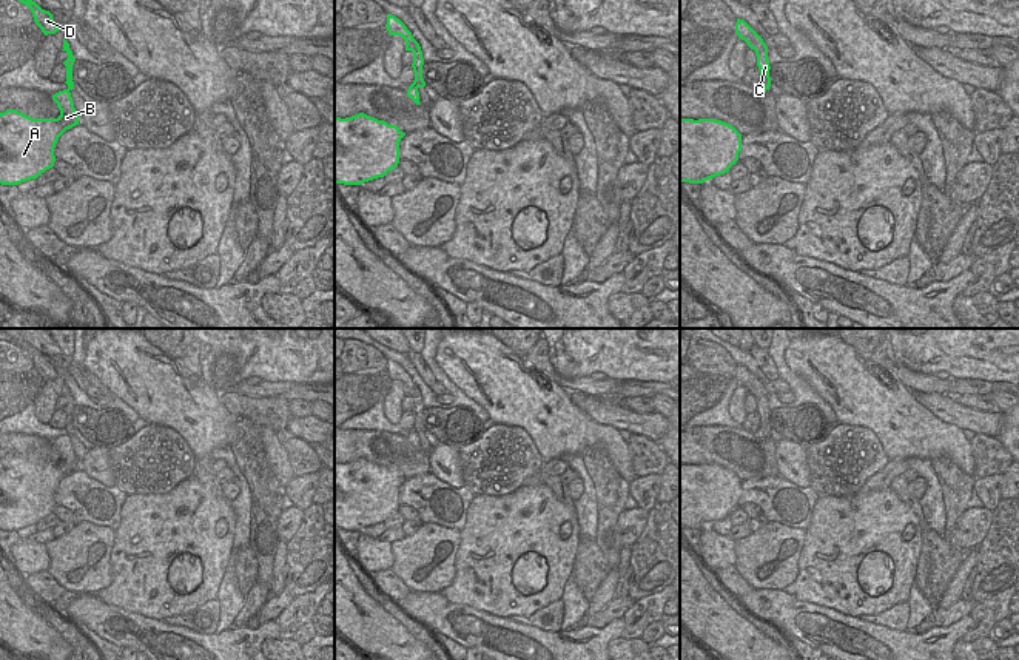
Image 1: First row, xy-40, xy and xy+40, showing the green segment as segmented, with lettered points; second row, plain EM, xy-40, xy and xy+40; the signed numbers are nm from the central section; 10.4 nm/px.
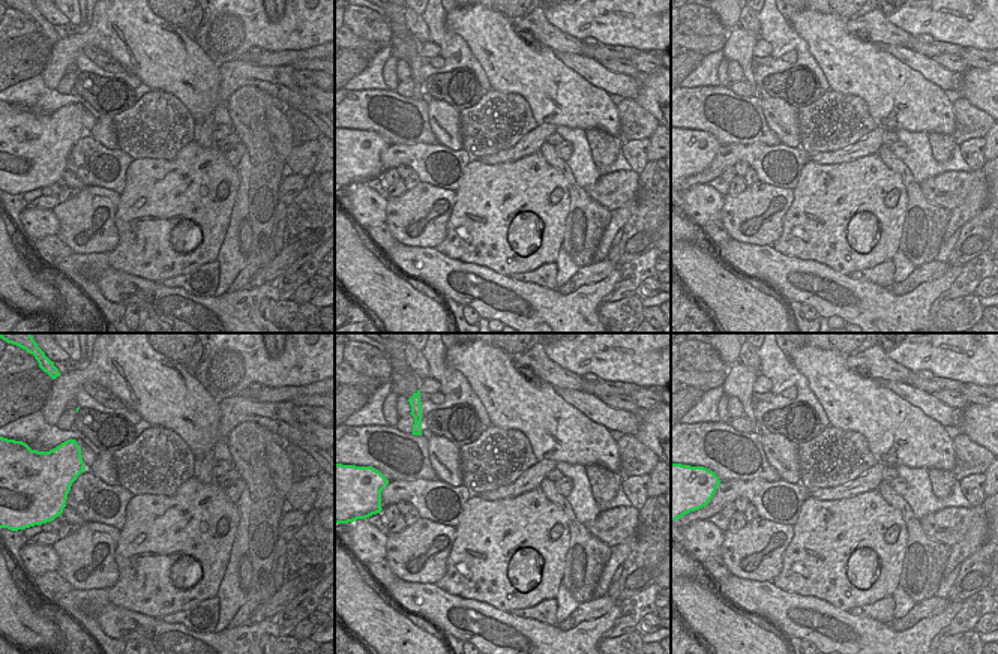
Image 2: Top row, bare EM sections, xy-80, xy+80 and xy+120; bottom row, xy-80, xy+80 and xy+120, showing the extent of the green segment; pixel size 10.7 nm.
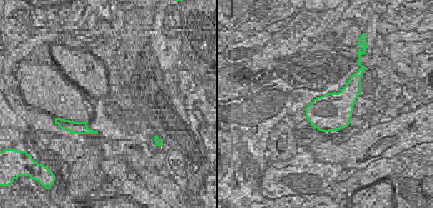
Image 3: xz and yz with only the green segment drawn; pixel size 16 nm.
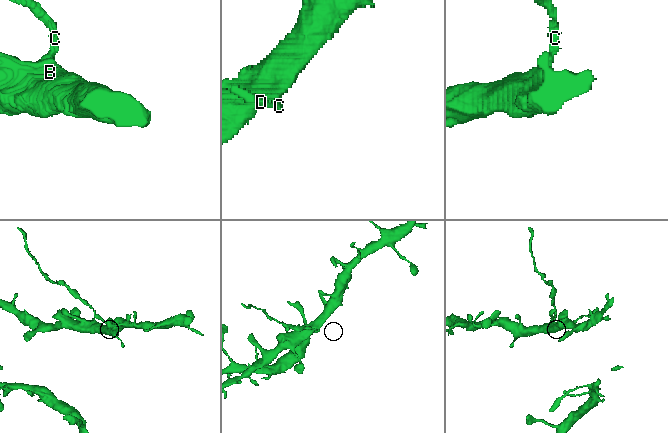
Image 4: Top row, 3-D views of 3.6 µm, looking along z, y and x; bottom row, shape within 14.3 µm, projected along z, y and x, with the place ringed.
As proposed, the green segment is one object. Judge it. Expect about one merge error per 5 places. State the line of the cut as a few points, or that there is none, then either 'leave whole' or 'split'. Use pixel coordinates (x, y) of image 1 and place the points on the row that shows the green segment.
cut in xy along (413, 80), (417, 88); split

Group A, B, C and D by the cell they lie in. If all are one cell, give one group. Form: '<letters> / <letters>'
A B / C D

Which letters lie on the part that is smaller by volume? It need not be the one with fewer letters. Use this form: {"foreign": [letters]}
{"foreign": ["C", "D"]}

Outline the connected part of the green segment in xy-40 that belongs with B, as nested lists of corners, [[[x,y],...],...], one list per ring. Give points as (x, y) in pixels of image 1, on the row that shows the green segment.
[[[69,89],[52,100],[60,109],[57,119],[32,119],[17,109],[0,113],[0,184],[18,185],[37,179],[54,167],[59,137],[79,125]]]

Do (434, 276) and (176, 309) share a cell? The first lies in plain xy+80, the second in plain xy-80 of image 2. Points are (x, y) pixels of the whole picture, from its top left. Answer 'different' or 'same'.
same

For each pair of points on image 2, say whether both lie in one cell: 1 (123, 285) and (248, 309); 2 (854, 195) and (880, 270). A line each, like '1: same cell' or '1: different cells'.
1: same cell
2: different cells

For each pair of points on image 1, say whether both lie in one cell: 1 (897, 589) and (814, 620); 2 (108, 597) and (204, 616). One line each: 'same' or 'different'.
1: different
2: different

